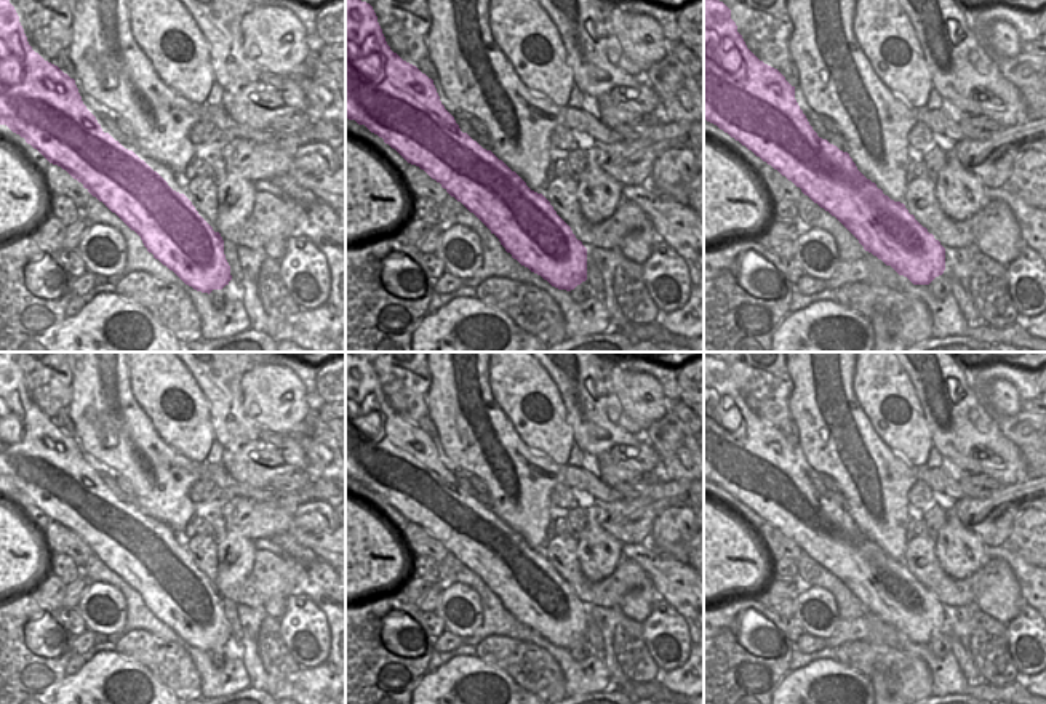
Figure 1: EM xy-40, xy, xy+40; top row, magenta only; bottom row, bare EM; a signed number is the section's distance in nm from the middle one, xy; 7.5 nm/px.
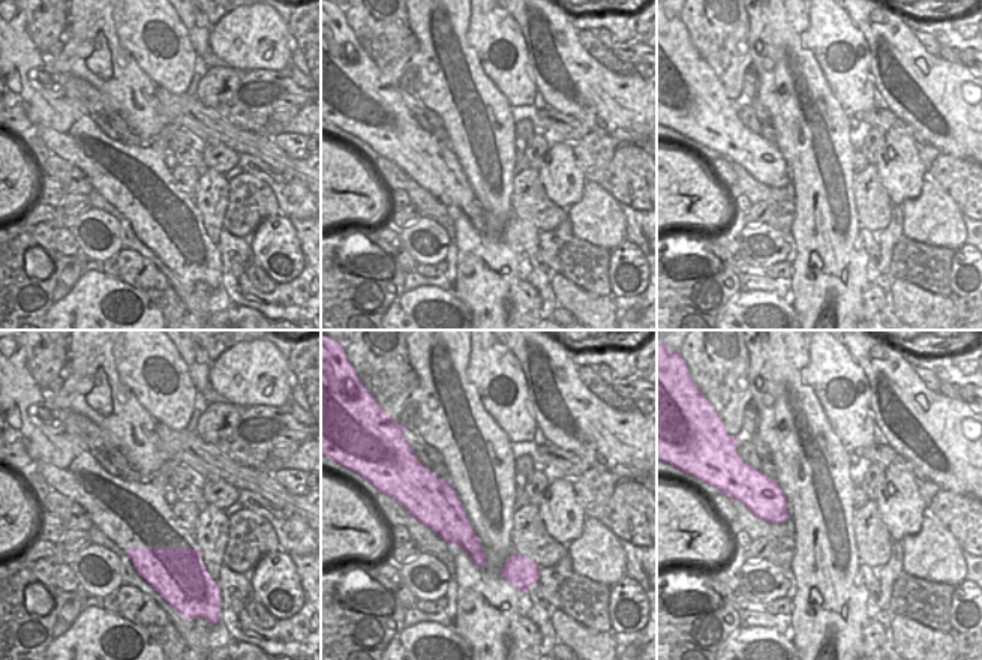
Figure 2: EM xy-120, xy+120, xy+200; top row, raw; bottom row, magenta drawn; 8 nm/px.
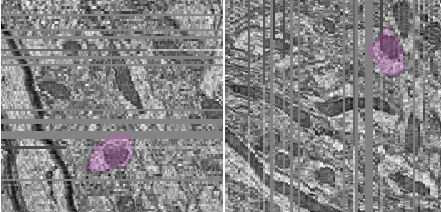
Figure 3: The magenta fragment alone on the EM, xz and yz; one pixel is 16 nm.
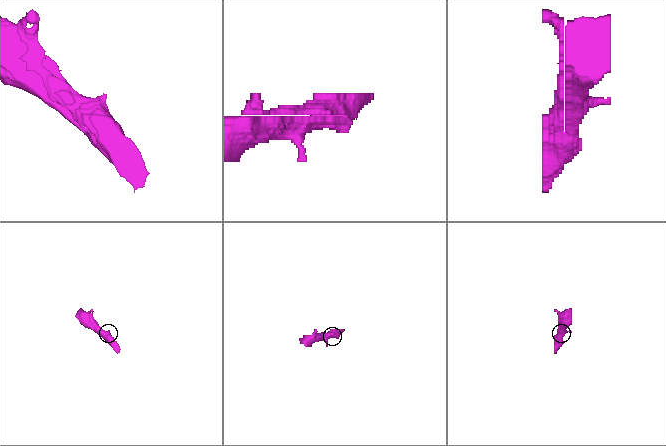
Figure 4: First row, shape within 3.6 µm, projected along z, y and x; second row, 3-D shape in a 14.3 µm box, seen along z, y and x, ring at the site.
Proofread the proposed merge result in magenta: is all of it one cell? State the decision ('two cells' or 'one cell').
one cell

